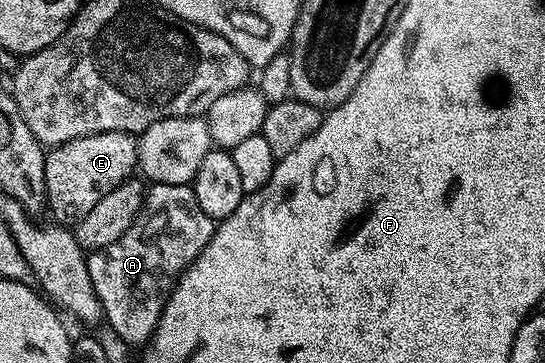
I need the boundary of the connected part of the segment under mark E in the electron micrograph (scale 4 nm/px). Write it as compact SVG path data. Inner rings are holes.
M106 132L51 147L44 155L47 213L52 213L57 223L69 228L75 226L98 200L133 177L138 166L136 143L131 134Z

